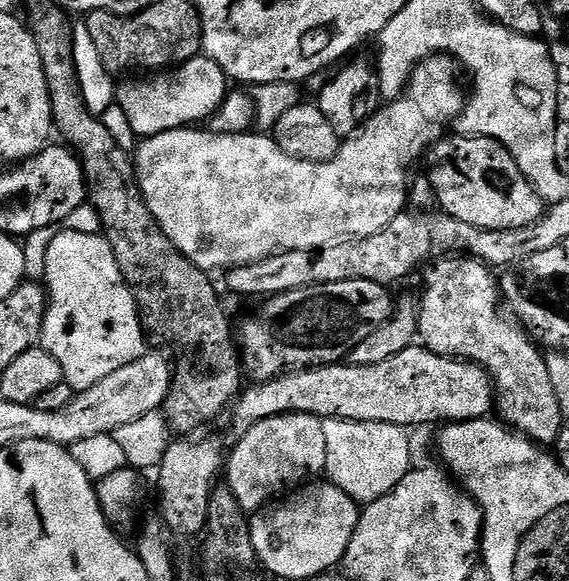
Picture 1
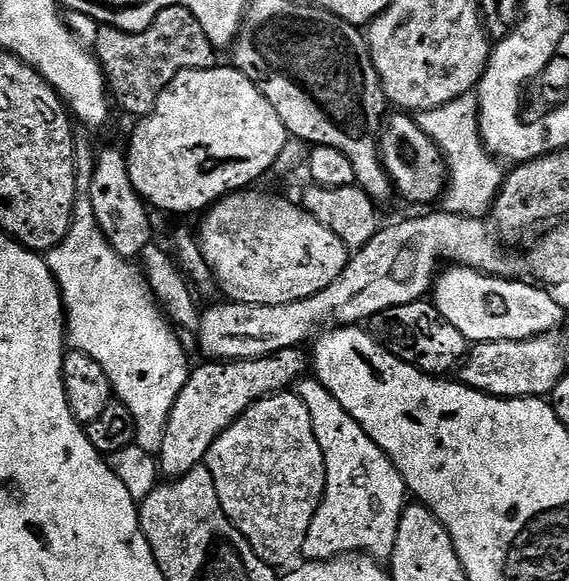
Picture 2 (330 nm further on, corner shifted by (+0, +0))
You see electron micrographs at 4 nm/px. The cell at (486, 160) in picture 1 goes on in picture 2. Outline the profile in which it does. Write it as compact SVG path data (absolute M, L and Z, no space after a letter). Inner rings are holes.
M392 114L379 133L380 158L394 185L395 195L412 204L432 204L441 199L448 182L448 165L440 147L431 140L408 114Z

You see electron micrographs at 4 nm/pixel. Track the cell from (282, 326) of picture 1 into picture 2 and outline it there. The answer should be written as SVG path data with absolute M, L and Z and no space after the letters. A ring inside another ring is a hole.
M427 299L415 300L406 306L394 306L390 310L381 312L378 317L380 332L378 339L390 354L394 354L402 362L414 366L419 372L437 378L448 374L448 371L459 369L464 363L464 357L470 351L470 342L442 314L437 310L435 303Z

